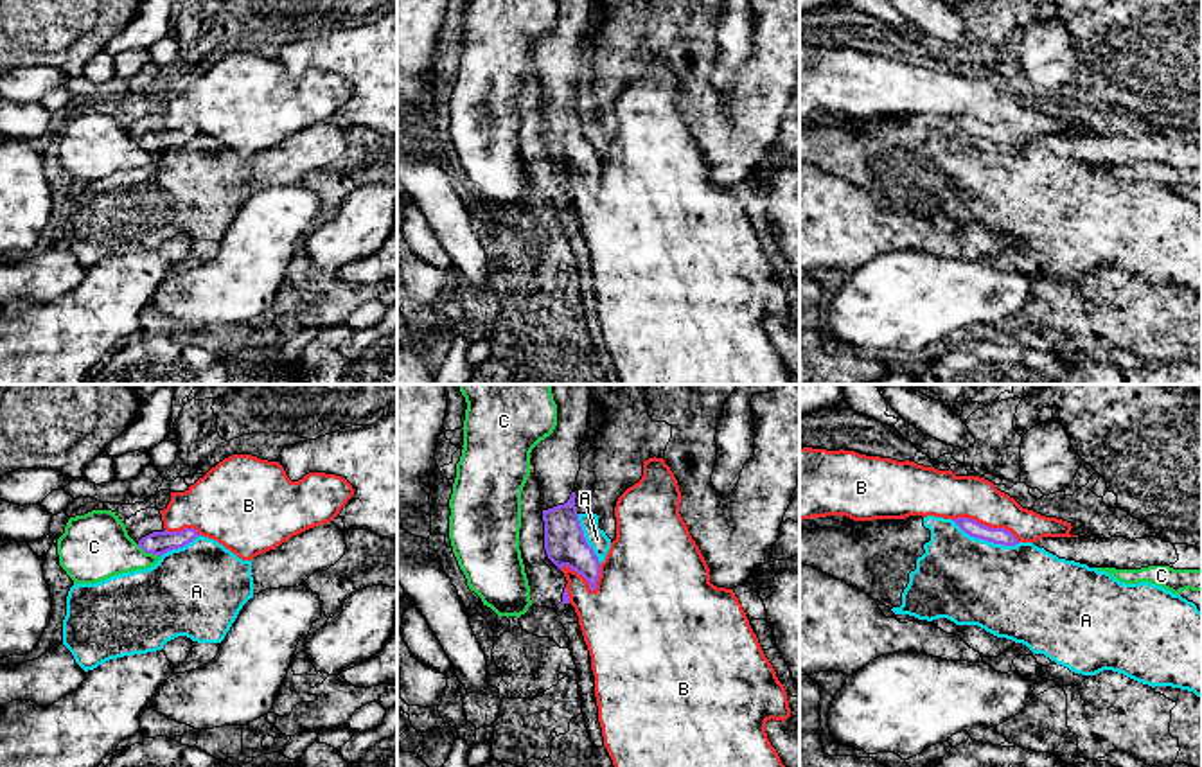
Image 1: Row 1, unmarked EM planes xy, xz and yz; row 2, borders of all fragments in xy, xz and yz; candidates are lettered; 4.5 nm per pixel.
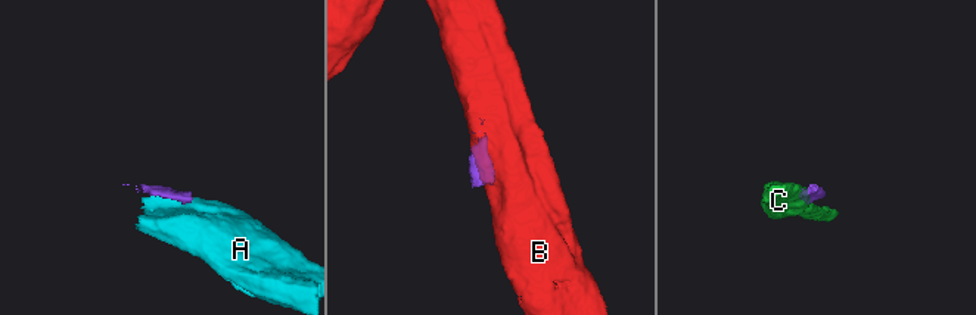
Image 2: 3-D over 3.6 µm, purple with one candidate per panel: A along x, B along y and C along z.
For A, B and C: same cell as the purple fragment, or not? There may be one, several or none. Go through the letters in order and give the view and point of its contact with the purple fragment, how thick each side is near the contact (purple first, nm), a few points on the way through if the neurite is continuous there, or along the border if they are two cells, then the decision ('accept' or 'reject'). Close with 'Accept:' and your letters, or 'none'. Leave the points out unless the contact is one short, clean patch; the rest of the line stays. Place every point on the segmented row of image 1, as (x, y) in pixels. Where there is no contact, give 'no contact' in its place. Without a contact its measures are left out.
A: meets purple in yz at (985, 539); 80 nm thick on the purple side, 400 nm on the other; border along yz (951, 520), (971, 536), (1003, 545), (1019, 543); reject
B: meets purple in yz at (987, 527); 80 nm thick on the purple side, 200 nm on the other; reject
C: meets purple in xy at (148, 552); 110 nm thick on the purple side, 300 nm on the other; border along xy (137, 545), (159, 557); reject
Accept: none

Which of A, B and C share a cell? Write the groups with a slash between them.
A / B / C

